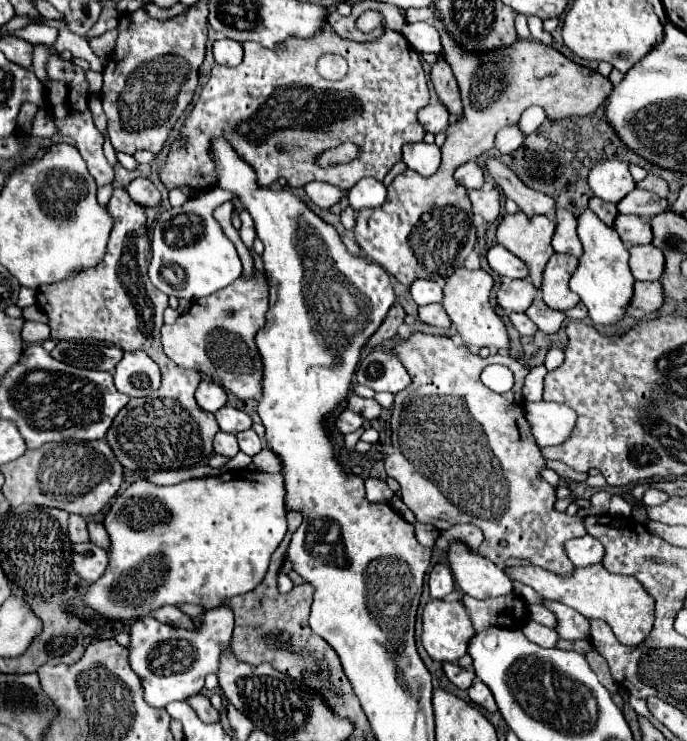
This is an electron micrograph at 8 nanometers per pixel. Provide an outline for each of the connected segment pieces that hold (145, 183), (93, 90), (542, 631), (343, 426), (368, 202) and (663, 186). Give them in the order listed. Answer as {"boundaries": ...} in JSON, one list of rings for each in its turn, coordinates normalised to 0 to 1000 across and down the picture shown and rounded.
{"boundaries":[[[[199,239],[194,242],[188,250],[185,250],[185,260],[191,263],[194,271],[211,277],[211,279],[226,279],[231,277],[234,271],[234,263],[231,258],[226,255],[226,250],[217,244],[217,242],[208,242],[208,239]]],[[[130,93],[130,96],[127,96],[127,112],[130,112],[127,126],[130,126],[130,128],[141,128],[141,126],[147,123],[147,115],[150,115],[150,101]]],[[[779,838],[764,841],[758,852],[764,854],[767,862],[773,862],[776,868],[782,868],[782,870],[787,870],[787,873],[808,873],[808,868],[811,868],[811,862],[814,862],[814,857],[811,857],[808,849],[790,846],[790,843],[779,841]]],[[[502,552],[491,565],[488,565],[488,576],[496,582],[496,584],[514,584],[520,582],[525,574],[528,574],[528,560],[511,555],[511,552]]],[[[531,239],[525,242],[511,258],[508,258],[508,277],[523,285],[528,279],[549,279],[552,274],[560,271],[560,263],[563,263],[563,255],[555,244],[549,242],[540,242],[540,239]]],[[[942,236],[936,244],[927,247],[927,252],[930,252],[930,255],[951,258],[951,260],[956,260],[959,266],[971,266],[971,263],[974,263],[971,247],[968,247],[962,239],[956,239],[956,236]]]]}

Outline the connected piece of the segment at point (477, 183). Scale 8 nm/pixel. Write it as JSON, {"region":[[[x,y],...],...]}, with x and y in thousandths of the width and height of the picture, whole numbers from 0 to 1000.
{"region":[[[683,217],[662,231],[662,244],[677,255],[700,255],[703,252],[703,228],[694,217]]]}

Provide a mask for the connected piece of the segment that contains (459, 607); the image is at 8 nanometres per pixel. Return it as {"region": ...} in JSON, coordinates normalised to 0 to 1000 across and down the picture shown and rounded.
{"region":[[[627,808],[616,825],[616,873],[633,892],[662,895],[680,881],[691,849],[671,811]]]}

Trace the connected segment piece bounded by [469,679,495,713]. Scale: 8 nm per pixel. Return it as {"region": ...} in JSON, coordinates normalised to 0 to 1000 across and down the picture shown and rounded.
{"region":[[[691,916],[691,922],[683,930],[683,941],[686,941],[689,949],[706,954],[709,960],[715,960],[715,962],[721,960],[721,943],[715,941],[715,933],[709,930],[709,924],[703,924],[703,919]]]}

